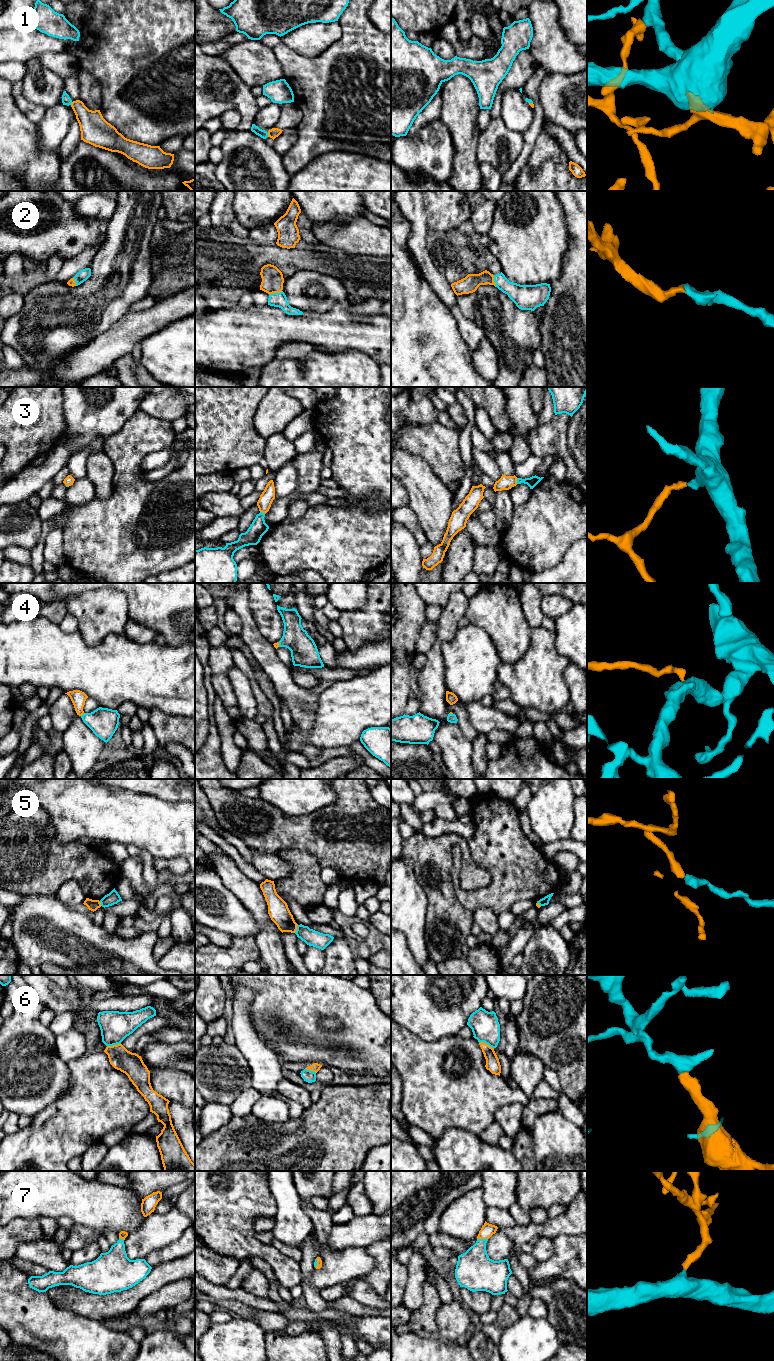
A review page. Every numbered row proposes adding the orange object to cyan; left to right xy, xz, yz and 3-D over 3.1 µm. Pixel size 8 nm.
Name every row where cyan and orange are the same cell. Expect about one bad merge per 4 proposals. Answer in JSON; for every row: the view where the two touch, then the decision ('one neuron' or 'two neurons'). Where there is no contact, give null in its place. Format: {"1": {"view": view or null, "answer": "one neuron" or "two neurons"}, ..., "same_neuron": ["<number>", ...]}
{"1": {"view": "xz", "answer": "one neuron"}, "2": {"view": "xz", "answer": "one neuron"}, "3": {"view": "yz", "answer": "one neuron"}, "4": {"view": "xy", "answer": "one neuron"}, "5": {"view": "xz", "answer": "two neurons"}, "6": {"view": "yz", "answer": "one neuron"}, "7": {"view": "yz", "answer": "one neuron"}, "same_neuron": ["1", "2", "3", "4", "6", "7"]}

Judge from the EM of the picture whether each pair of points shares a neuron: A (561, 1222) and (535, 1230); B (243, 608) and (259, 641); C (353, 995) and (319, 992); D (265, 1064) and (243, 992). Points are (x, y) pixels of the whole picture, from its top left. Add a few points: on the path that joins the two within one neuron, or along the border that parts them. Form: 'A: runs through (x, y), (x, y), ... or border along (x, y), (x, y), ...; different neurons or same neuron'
A: runs through (555, 1226), (551, 1229), (541, 1230); same neuron
B: runs through (247, 616), (251, 633); same neuron
C: runs through (345, 995), (335, 995), (327, 992); same neuron
D: runs through (252, 1046), (246, 1039), (242, 1027), (242, 1010); same neuron

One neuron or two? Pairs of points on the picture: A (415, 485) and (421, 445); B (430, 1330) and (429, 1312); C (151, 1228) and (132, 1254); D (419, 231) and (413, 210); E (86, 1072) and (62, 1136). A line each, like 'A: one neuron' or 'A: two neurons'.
A: two neurons
B: one neuron
C: one neuron
D: one neuron
E: one neuron

